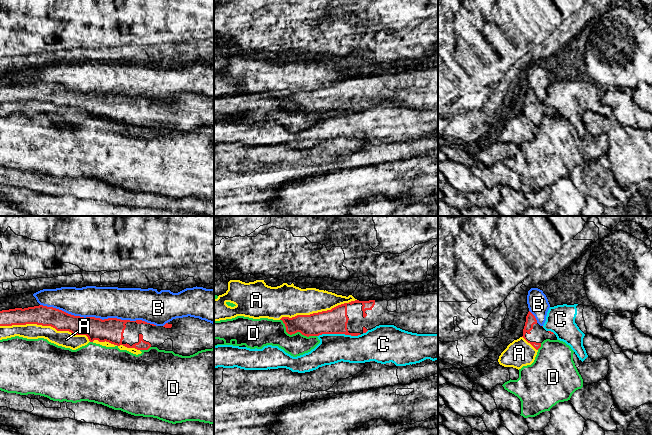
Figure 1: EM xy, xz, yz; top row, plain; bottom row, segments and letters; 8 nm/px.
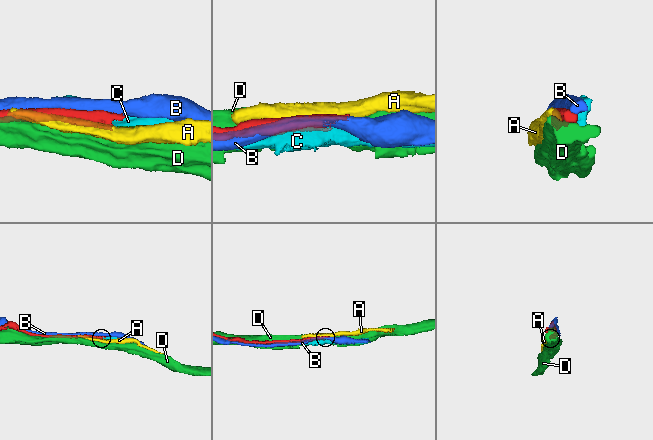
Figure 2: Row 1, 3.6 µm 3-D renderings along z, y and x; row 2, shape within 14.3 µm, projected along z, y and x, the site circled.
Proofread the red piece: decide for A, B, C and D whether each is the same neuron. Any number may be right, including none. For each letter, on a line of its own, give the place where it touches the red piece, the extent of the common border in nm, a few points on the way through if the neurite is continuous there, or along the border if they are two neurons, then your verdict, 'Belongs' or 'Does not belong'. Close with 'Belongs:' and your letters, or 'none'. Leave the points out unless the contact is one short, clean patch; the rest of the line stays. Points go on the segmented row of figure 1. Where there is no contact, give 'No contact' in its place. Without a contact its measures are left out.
A: Touches red at xy (46, 325). Shared border 750 nm. Does not belong
B: Touches red at xy (98, 318). Shared border 950 nm. Does not belong
C: Touches red at xz (339, 333). Shared border 360 nm. Does not belong
D: Touches red at xz (295, 332). Shared border 320 nm. Does not belong
Belongs: none

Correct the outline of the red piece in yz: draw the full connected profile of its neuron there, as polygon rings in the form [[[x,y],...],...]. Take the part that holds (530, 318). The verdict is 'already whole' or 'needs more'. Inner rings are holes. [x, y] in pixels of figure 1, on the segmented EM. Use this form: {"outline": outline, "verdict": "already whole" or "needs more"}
{"outline": [[[529,311],[526,316],[526,322],[522,336],[536,350],[541,347],[541,343],[546,340],[557,340],[556,335],[551,331],[546,331],[543,326],[537,323],[535,316]]], "verdict": "needs more"}

